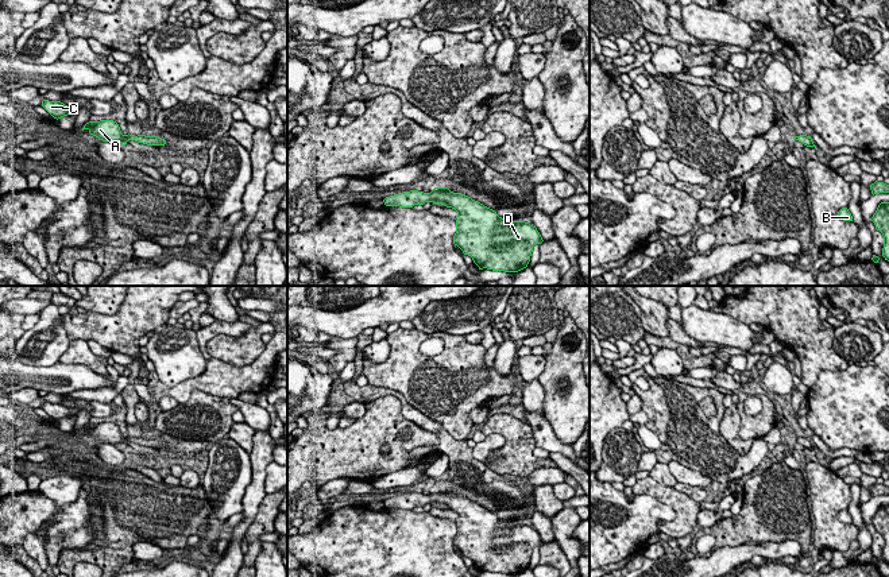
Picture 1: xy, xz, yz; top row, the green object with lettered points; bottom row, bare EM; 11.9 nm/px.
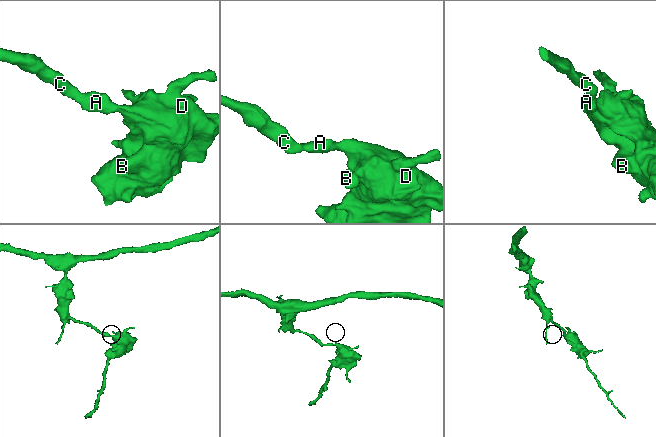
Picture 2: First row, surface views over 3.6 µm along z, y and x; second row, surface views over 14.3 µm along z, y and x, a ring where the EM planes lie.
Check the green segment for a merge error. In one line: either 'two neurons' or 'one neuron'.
one neuron

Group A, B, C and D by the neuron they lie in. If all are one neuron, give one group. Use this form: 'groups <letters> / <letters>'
groups A B C D

